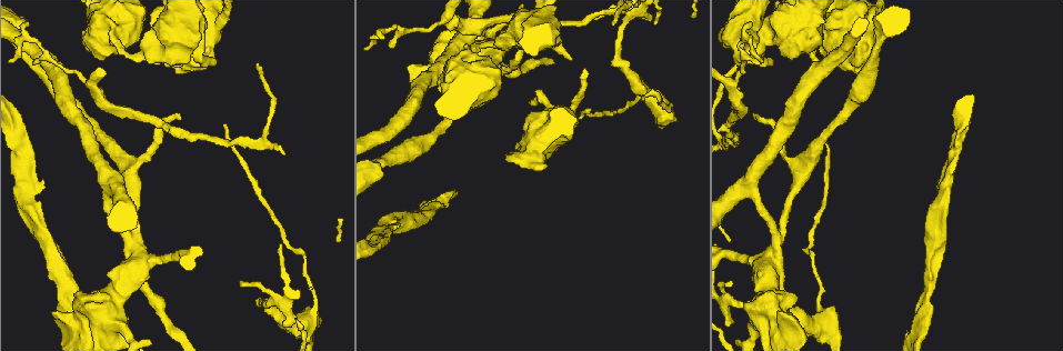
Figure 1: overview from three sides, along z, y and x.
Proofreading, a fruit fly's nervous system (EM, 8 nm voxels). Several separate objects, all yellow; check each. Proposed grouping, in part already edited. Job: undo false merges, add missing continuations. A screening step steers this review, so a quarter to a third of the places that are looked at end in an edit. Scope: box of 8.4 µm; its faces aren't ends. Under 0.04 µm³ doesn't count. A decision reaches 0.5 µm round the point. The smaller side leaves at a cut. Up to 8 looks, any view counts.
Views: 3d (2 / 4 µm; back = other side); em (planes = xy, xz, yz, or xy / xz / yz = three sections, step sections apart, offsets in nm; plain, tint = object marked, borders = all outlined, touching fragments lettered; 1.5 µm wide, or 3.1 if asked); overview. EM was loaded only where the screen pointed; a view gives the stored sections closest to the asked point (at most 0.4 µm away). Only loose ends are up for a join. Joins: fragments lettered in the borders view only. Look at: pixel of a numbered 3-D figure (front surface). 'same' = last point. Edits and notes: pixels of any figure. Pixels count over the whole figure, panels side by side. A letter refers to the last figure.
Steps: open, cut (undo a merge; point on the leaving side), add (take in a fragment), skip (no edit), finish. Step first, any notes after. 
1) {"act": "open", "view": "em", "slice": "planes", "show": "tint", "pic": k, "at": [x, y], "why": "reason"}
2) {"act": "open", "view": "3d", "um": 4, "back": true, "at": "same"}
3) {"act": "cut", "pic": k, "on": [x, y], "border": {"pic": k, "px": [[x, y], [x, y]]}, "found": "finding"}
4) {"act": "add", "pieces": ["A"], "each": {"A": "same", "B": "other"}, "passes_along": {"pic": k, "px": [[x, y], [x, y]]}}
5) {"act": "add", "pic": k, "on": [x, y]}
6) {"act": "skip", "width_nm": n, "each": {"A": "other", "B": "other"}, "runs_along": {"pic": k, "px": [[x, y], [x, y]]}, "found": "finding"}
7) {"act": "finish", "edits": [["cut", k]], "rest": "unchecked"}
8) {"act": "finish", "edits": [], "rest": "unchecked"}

{"act": "open", "view": "3d", "um": 4, "pic": 1, "at": [436, 208]}

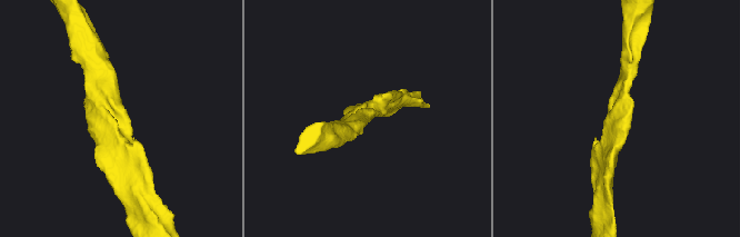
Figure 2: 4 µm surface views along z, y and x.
{"act": "open", "view": "em", "slice": "xz", "step": 8, "show": "tint", "pic": 2, "at": [112, 133]}

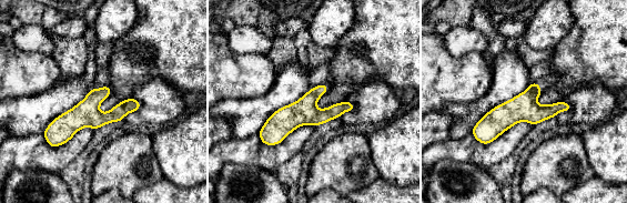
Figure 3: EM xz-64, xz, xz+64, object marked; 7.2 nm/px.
{"act": "open", "view": "em", "slice": "planes", "show": "borders", "at": "same", "why": "cut it another way"}

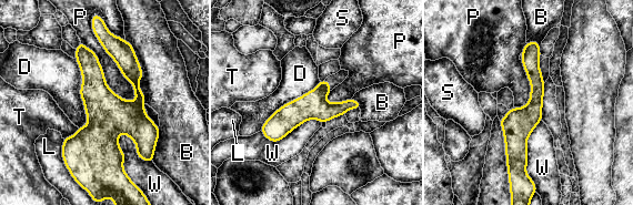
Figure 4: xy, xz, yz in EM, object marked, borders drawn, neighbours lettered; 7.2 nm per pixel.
{"act": "skip", "longest_contact_nm": ["P", 650], "each": {"B": "other", "D": "other", "L": "other", "P": "other", "S": "other", "T": "other", "W": "other"}, "border": {"pic": 4, "px": [[118, 135], [151, 162]]}, "found": "all the same cell"}

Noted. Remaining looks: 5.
{"act": "open", "view": "3d", "um": 4, "back": true, "pic": 1, "at": [225, 124], "why": "tapers out"}

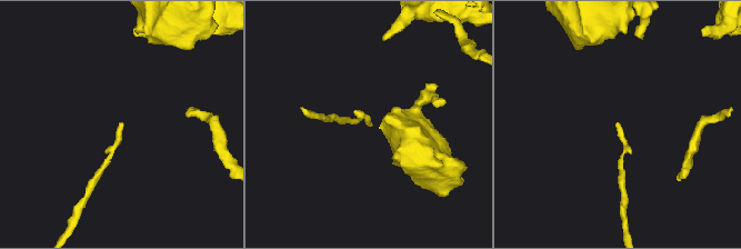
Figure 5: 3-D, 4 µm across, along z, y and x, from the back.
{"act": "open", "view": "em", "slice": "planes", "show": "tint", "pic": 5, "at": [617, 122]}

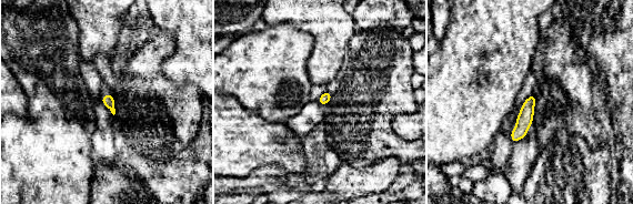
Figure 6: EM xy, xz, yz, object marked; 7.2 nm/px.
{"act": "open", "view": "em", "slice": "planes", "show": "borders", "at": "same", "why": "see the neighbours"}

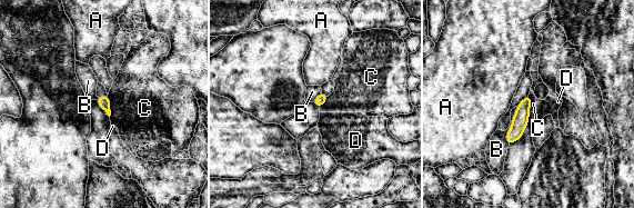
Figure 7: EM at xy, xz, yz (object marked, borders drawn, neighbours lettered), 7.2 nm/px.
{"act": "skip", "longest_contact_nm": ["B", 280], "each": {"A": "other", "B": "other", "C": "other", "D": "other"}, "border": {"pic": 7, "px": [[517, 107], [506, 132], [507, 145]]}, "found": "no lettered fragment goes on from it"}

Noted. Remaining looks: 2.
{"act": "open", "view": "em", "slice": "planes", "show": "borders", "pic": 1, "at": [572, 105], "why": "three-way junction"}

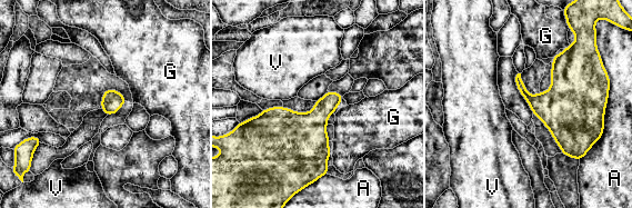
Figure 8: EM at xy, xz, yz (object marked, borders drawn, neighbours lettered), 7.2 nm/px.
{"act": "skip", "each": {"A": "other", "G": "other", "V": "other"}, "border": {"pic": 8, "px": [[570, 45], [563, 49]]}, "found": "continuous, no second cell"}

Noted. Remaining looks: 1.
{"act": "finish", "edits": [], "rest": "unchecked"}

